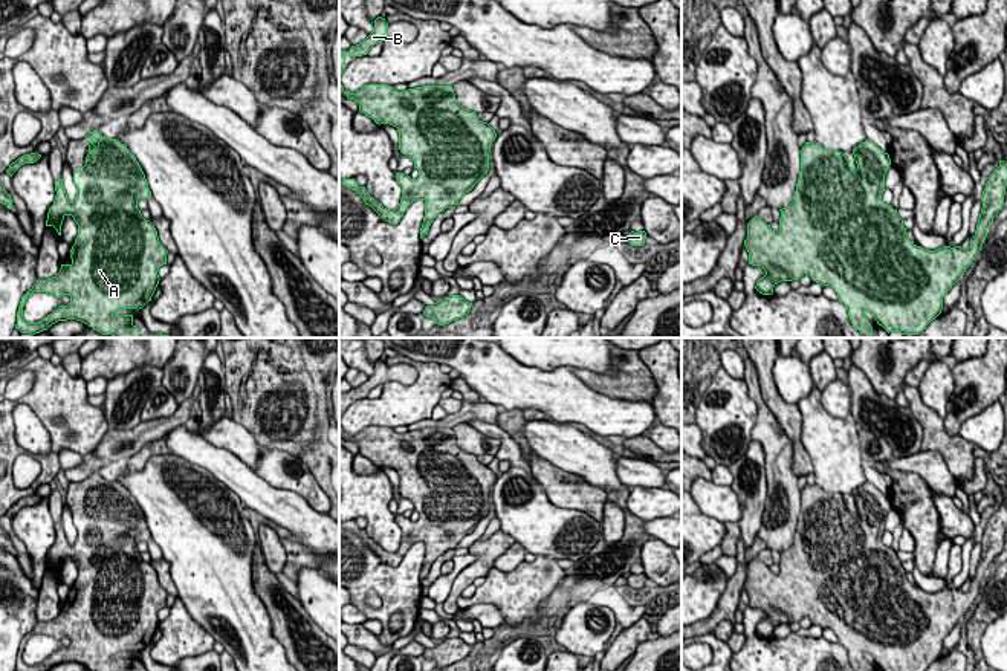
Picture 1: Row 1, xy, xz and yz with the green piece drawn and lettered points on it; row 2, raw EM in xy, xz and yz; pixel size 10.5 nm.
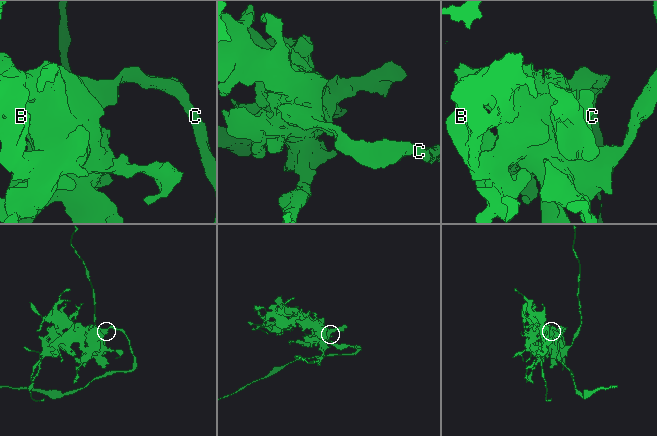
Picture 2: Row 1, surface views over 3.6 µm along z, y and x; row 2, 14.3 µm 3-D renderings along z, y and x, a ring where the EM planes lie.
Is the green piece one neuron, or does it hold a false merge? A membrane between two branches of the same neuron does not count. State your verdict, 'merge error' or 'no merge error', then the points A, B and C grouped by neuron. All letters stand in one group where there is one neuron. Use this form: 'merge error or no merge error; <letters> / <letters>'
no merge error; A B C

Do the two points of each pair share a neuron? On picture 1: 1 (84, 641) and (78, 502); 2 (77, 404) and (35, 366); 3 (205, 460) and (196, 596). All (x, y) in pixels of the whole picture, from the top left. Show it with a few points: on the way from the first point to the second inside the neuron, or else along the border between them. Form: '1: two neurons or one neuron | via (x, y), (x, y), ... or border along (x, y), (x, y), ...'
1: one neuron | via (89, 606), (87, 558), (92, 552), (92, 537)
2: one neuron | via (66, 395), (46, 375)
3: two neurons | border along (173, 453), (205, 468), (234, 491)

